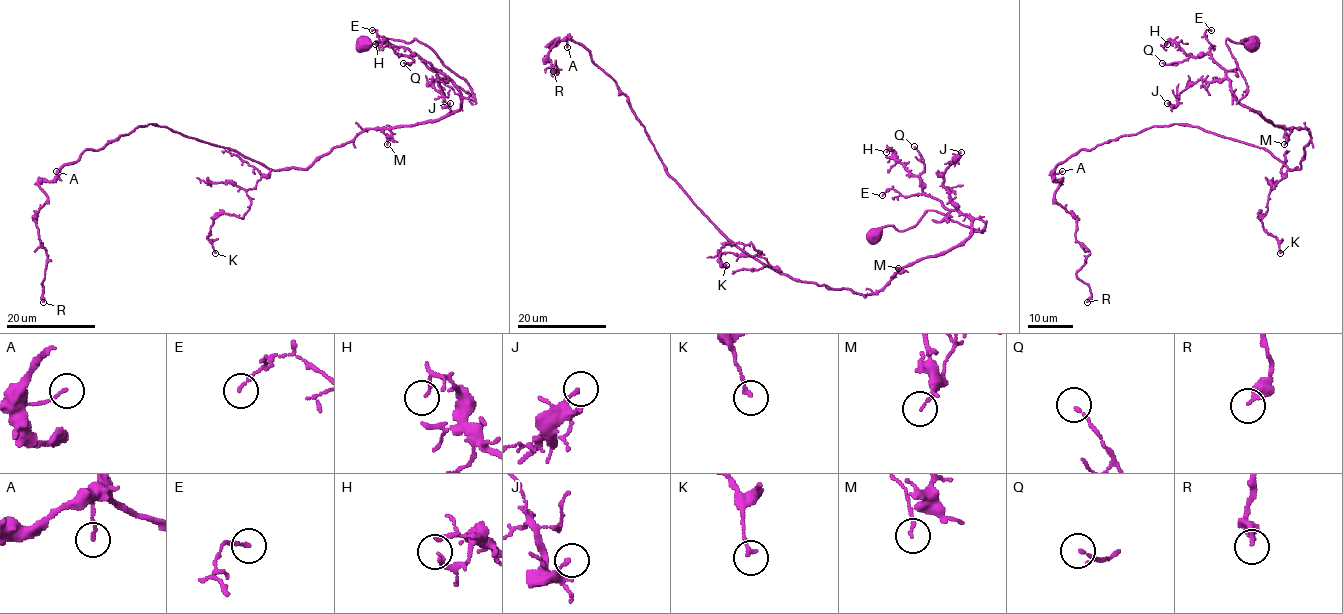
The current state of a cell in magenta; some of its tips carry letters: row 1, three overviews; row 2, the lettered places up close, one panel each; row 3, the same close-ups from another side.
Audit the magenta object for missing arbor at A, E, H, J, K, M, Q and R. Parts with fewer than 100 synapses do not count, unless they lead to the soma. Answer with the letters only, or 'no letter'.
no letter

